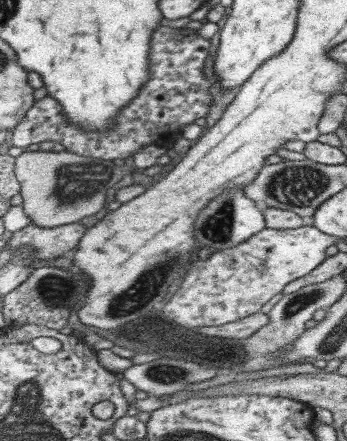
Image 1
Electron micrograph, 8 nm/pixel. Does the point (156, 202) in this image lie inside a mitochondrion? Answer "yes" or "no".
no

